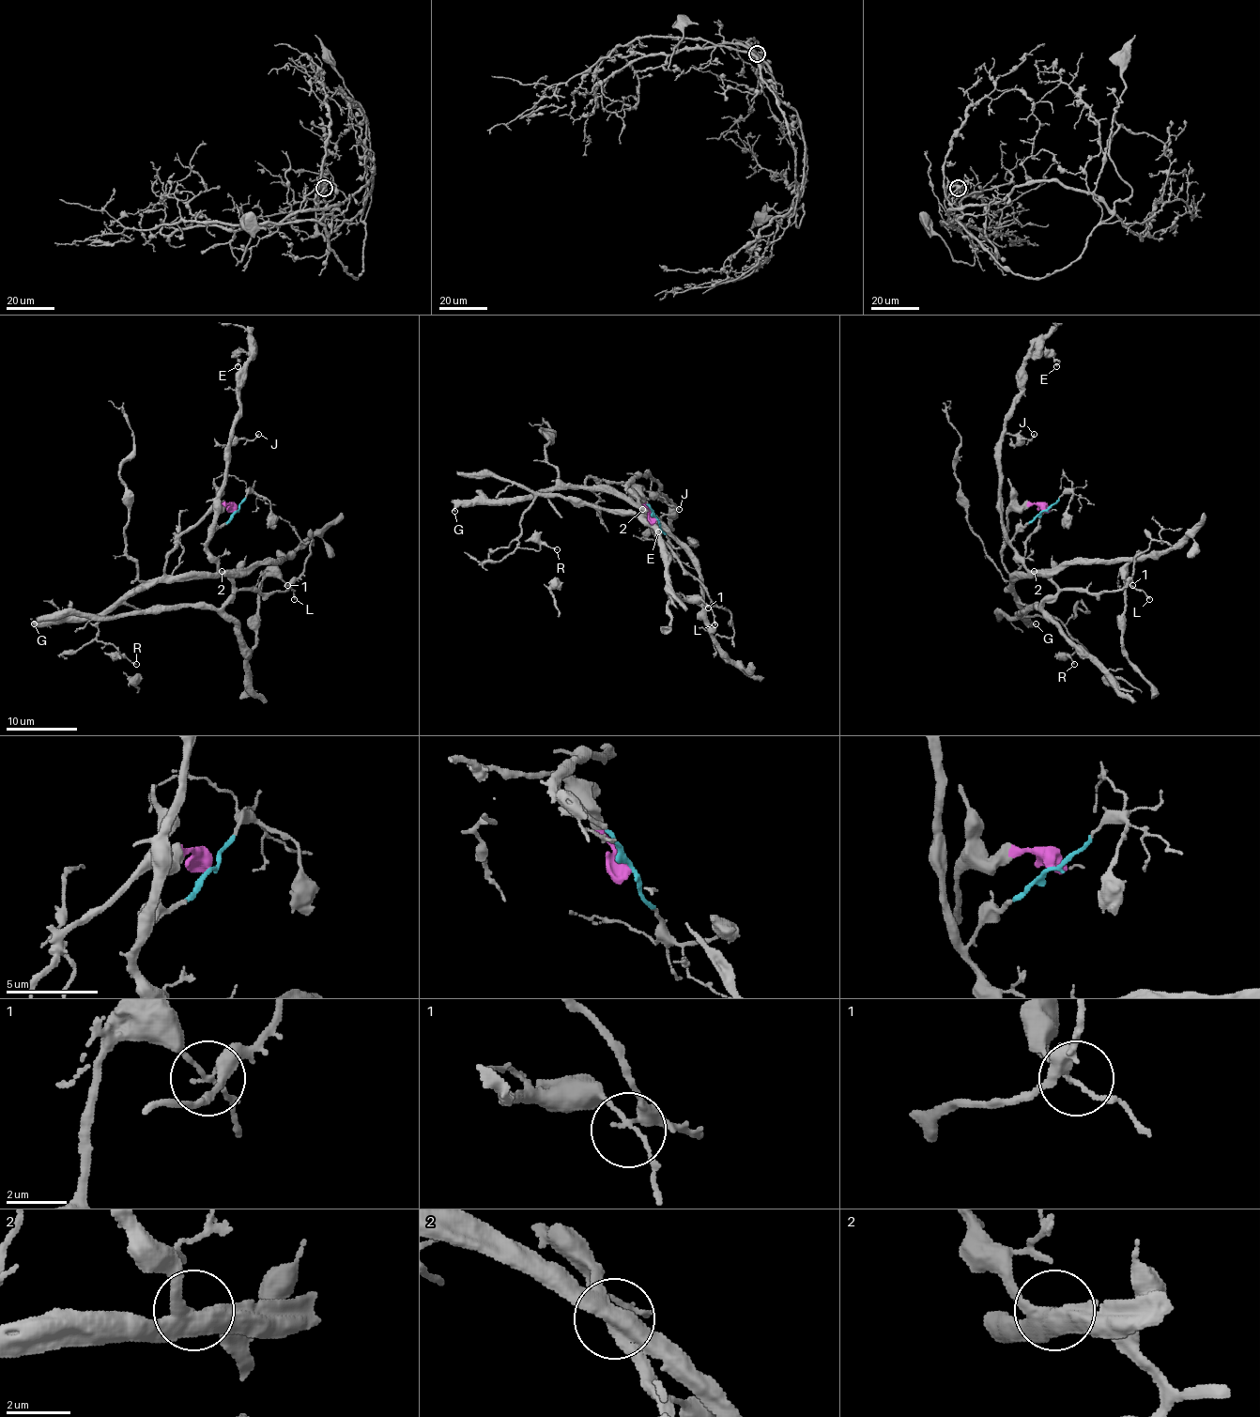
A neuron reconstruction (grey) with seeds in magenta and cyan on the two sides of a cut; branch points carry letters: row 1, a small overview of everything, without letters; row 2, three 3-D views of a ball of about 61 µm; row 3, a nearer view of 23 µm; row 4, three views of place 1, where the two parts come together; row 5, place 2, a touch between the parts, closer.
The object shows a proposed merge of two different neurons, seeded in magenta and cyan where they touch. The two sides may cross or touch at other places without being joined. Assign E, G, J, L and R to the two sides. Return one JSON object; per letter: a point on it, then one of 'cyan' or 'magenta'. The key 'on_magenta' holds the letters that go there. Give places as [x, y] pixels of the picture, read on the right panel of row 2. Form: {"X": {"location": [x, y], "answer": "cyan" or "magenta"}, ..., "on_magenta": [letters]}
{"E": {"location": [1056, 366], "answer": "cyan"}, "G": {"location": [1036, 623], "answer": "magenta"}, "J": {"location": [1034, 434], "answer": "cyan"}, "L": {"location": [1149, 599], "answer": "magenta"}, "R": {"location": [1074, 664], "answer": "cyan"}, "on_magenta": ["G", "L"]}

